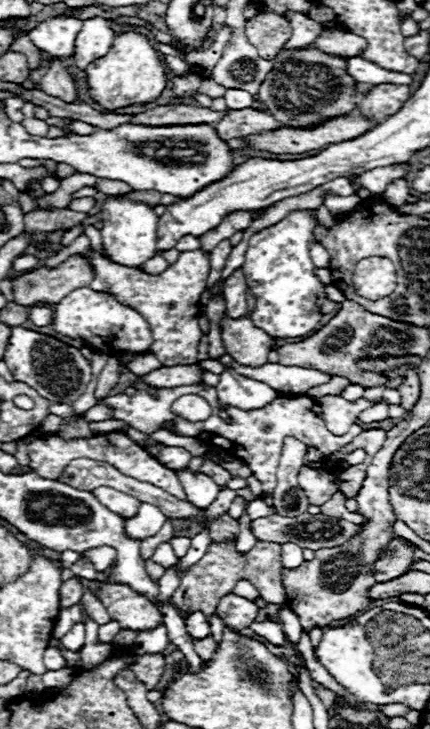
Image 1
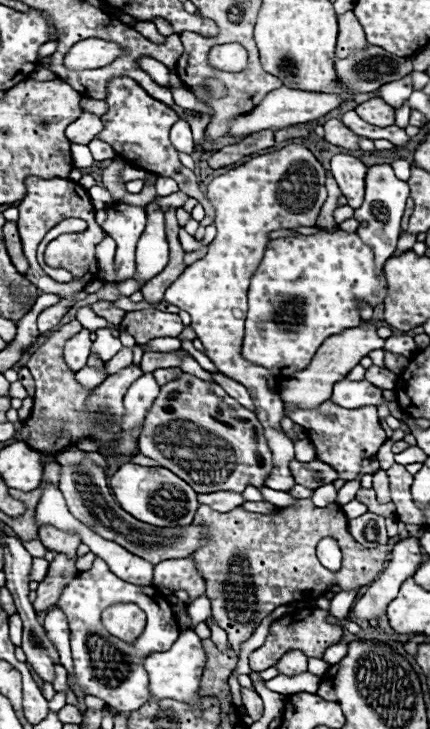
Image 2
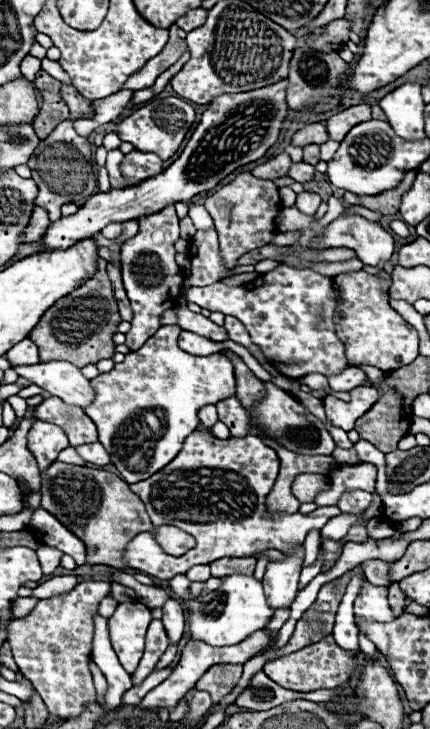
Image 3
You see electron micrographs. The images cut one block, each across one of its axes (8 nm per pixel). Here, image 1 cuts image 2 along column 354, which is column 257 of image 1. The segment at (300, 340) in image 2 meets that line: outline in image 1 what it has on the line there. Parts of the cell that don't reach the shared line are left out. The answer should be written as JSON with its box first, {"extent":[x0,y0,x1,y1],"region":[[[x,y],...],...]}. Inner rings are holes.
{"extent":[246,210,326,338],"region":[[[294,210],[278,224],[254,234],[248,242],[246,282],[256,294],[256,308],[250,318],[272,338],[306,336],[322,318],[318,310],[326,300],[324,286],[312,274],[314,264],[310,260],[310,242],[316,242],[314,228],[316,210]]]}

